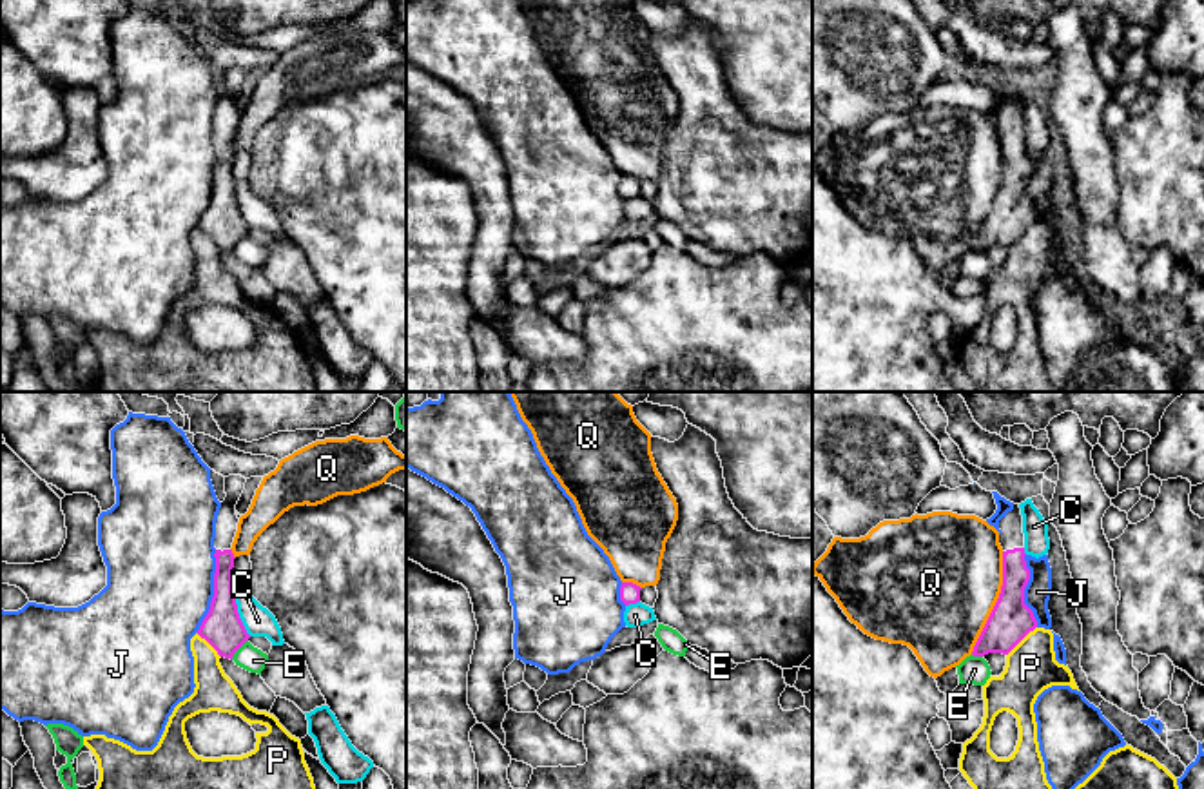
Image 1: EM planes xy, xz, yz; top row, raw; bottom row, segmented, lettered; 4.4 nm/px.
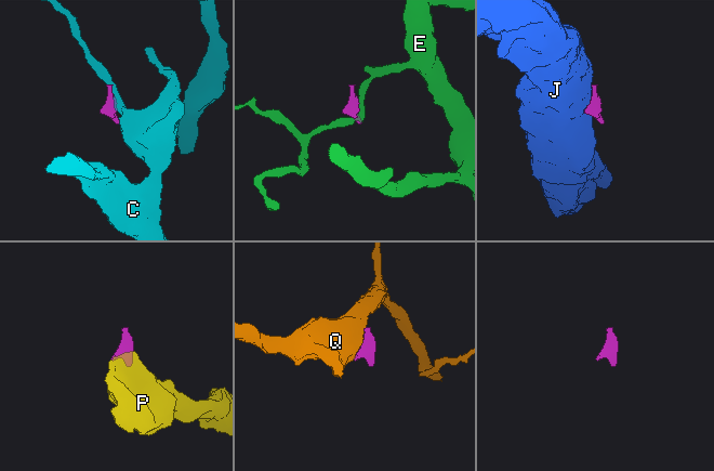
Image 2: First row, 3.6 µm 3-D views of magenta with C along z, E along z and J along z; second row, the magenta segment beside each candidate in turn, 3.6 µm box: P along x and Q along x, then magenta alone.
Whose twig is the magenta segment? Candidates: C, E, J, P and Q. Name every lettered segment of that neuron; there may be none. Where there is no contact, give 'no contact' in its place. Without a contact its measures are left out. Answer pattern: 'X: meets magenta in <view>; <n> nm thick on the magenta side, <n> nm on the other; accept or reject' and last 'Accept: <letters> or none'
C: meets magenta in xy; 180 nm thick on the magenta side, 140 nm on the other; reject
E: meets magenta in xy; 180 nm thick on the magenta side, 110 nm on the other; reject
J: meets magenta in xy; 180 nm thick on the magenta side, 480 nm on the other; reject
P: meets magenta in yz; 190 nm thick on the magenta side, 220 nm on the other; reject
Q: meets magenta in yz; 190 nm thick on the magenta side, 500 nm on the other; reject
Accept: none

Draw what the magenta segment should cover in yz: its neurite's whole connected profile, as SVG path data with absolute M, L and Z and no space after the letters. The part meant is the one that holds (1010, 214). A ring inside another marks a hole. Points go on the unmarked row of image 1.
M1019 98L999 114L1003 141L1003 180L999 192L974 239L974 250L988 247L1008 248L1030 225L1037 221L1034 205L1024 198L1030 163L1024 154L1024 127Z

